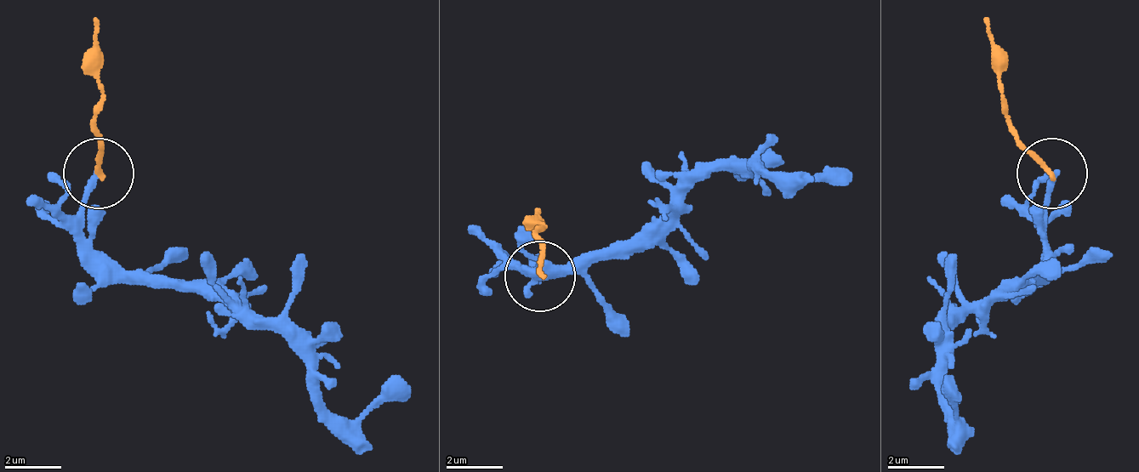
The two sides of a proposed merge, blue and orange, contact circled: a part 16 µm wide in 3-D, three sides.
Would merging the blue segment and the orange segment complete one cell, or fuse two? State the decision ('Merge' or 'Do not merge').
Do not merge

